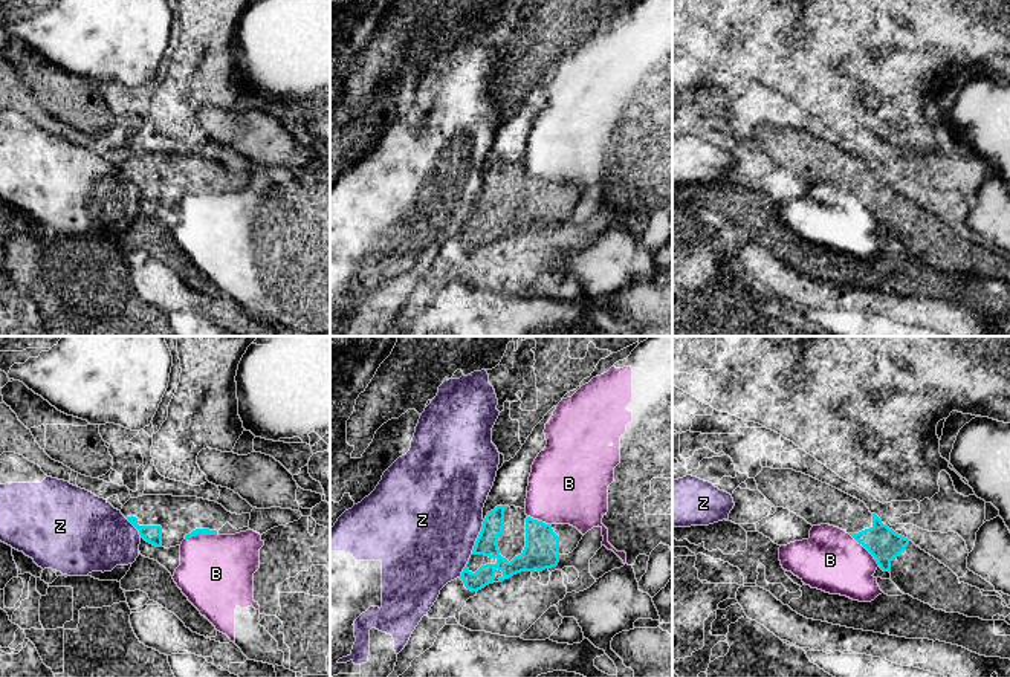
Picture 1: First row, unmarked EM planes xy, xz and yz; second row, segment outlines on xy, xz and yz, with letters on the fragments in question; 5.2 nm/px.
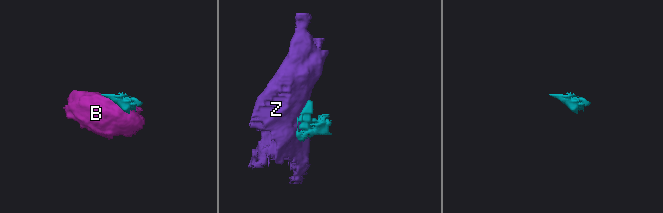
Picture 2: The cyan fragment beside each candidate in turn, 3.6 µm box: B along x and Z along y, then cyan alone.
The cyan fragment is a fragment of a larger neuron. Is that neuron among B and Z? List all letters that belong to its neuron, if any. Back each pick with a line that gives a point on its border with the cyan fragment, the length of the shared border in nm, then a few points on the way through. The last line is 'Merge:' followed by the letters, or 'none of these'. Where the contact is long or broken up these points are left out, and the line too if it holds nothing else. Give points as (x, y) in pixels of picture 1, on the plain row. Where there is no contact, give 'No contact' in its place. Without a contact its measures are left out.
Merge: none of these

